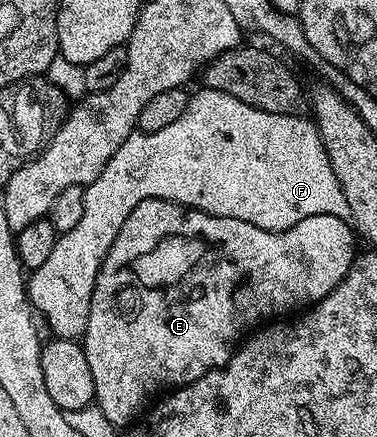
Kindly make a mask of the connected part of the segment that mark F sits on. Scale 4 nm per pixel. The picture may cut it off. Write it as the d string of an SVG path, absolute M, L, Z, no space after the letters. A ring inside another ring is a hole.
M202 87L200 91L197 93L194 91L190 95L187 102L187 110L183 110L183 114L176 122L171 122L171 126L163 126L163 130L155 130L154 132L137 130L134 131L133 135L127 137L123 142L123 146L119 146L119 150L115 150L115 154L111 154L111 158L107 162L107 166L103 166L99 178L95 178L91 183L85 185L83 218L80 220L79 226L75 226L75 230L67 230L60 233L51 256L47 258L47 262L43 262L43 266L32 269L31 275L27 280L29 302L39 313L40 319L42 321L45 319L49 323L49 328L53 331L50 333L54 337L62 340L77 340L84 337L91 294L93 293L93 287L97 281L103 258L107 258L107 250L111 250L111 242L115 242L123 222L131 214L131 210L135 210L135 206L139 206L139 202L144 200L170 200L172 204L197 208L199 211L206 212L212 216L239 218L243 222L251 222L251 226L266 228L268 232L282 232L299 222L303 222L303 218L311 218L315 214L348 217L347 198L343 198L343 190L339 186L339 178L335 178L335 170L331 170L331 162L327 158L327 150L323 146L321 136L317 133L317 125L313 123L312 119L306 118L304 115L284 116L283 114L264 112L255 106L247 106L247 102L239 102L239 98L231 98L231 94L223 94L219 90Z

